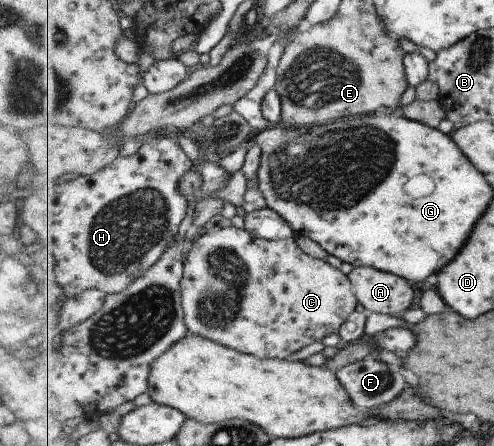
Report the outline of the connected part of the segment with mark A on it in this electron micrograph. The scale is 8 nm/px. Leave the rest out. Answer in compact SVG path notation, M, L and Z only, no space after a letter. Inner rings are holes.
M354 267L348 274L358 302L369 313L401 317L413 304L415 290L405 277L375 267Z

